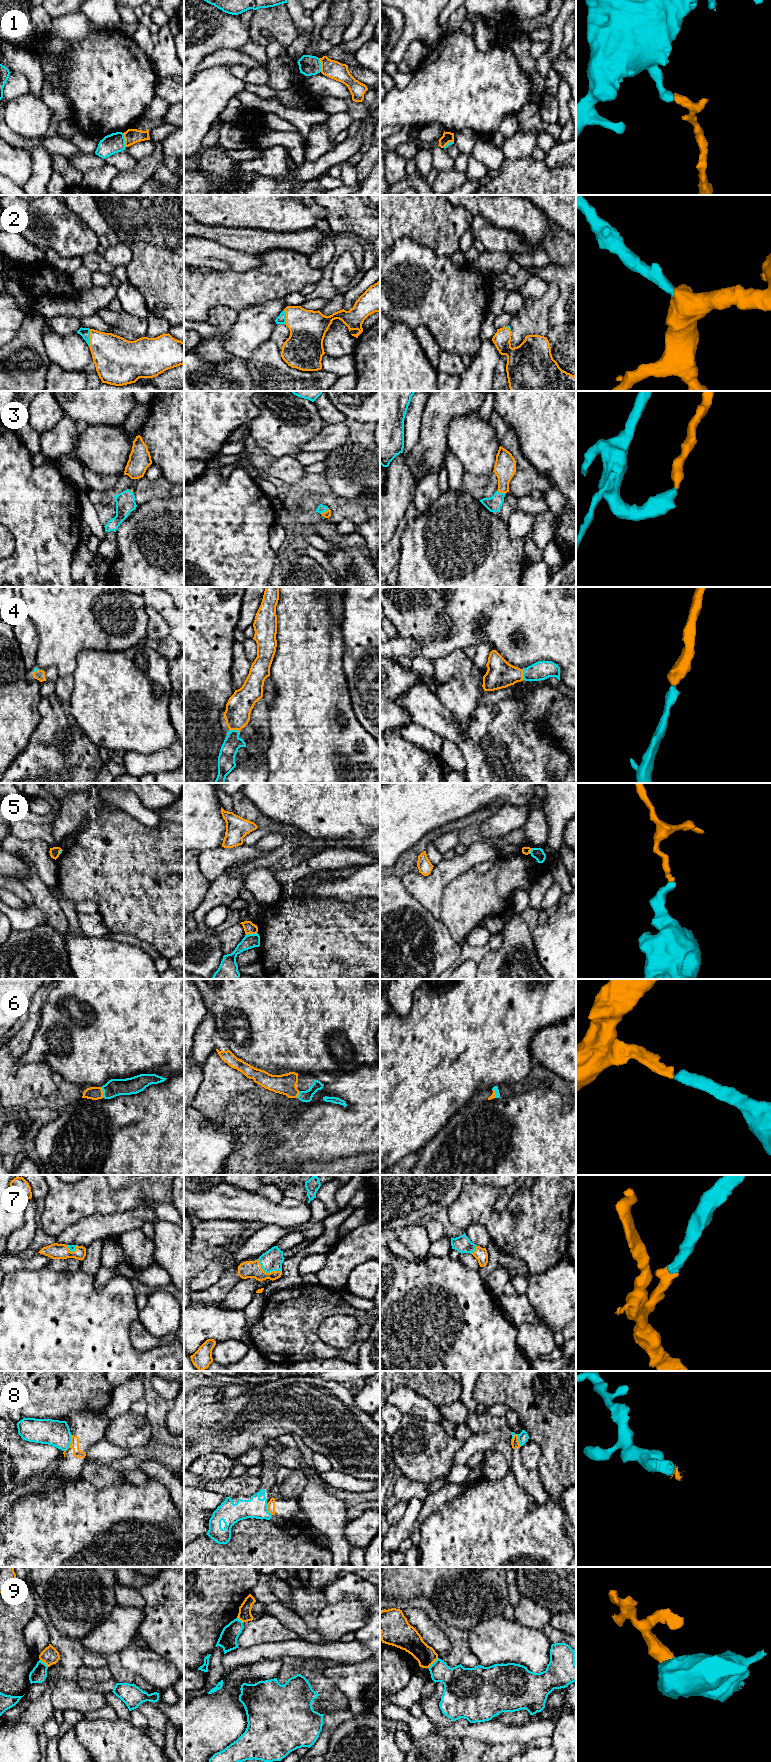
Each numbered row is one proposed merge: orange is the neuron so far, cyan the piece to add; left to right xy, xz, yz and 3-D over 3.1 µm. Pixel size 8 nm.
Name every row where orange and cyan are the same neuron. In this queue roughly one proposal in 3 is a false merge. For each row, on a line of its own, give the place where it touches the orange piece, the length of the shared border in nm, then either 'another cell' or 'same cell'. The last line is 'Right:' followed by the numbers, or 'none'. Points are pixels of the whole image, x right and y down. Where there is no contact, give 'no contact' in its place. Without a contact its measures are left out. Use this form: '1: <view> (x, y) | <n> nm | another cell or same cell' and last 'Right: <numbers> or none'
1: xy (125, 140) | 110 nm | another cell
2: xy (90, 337) | 140 nm | same cell
3: yz (501, 492) | 80 nm | same cell
4: xz (235, 729) | 80 nm | same cell
5: xz (251, 933) | 90 nm | another cell
6: xy (102, 1092) | 90 nm | same cell
7: xz (267, 1273) | 220 nm | same cell
8: yz (517, 1440) | 120 nm | another cell
9: yz (433, 1662) | 120 nm | another cell
Right: 2, 3, 4, 6, 7

